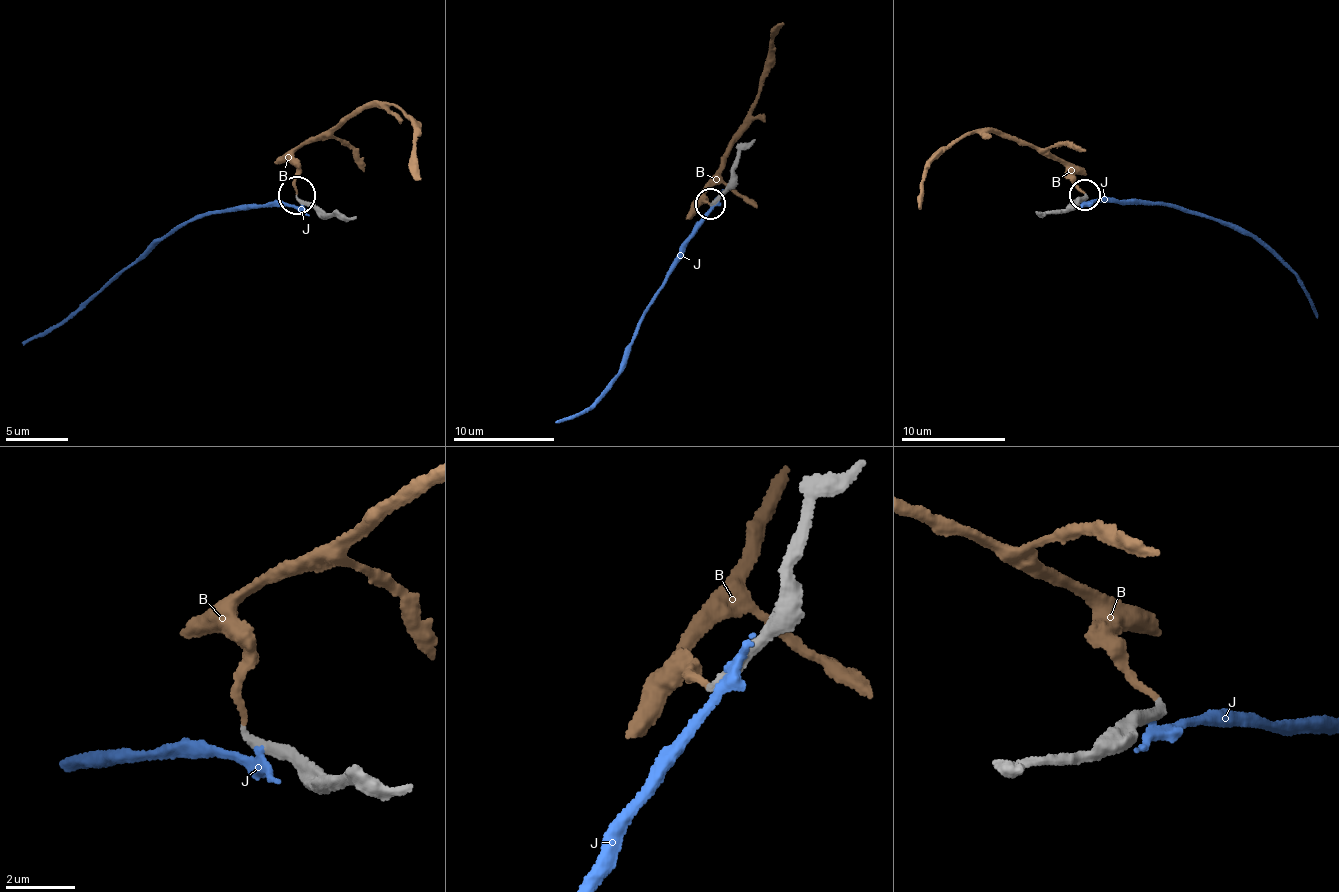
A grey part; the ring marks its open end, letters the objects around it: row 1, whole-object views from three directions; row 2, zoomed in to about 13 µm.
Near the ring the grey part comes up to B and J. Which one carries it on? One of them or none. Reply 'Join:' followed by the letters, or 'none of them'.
Join: B

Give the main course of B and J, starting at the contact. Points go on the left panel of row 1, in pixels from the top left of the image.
B: (297, 196), (296, 150), (372, 102), (398, 107), (414, 128), (417, 151), (414, 178)
J: (304, 204), (209, 213), (179, 227), (104, 289), (21, 343)

